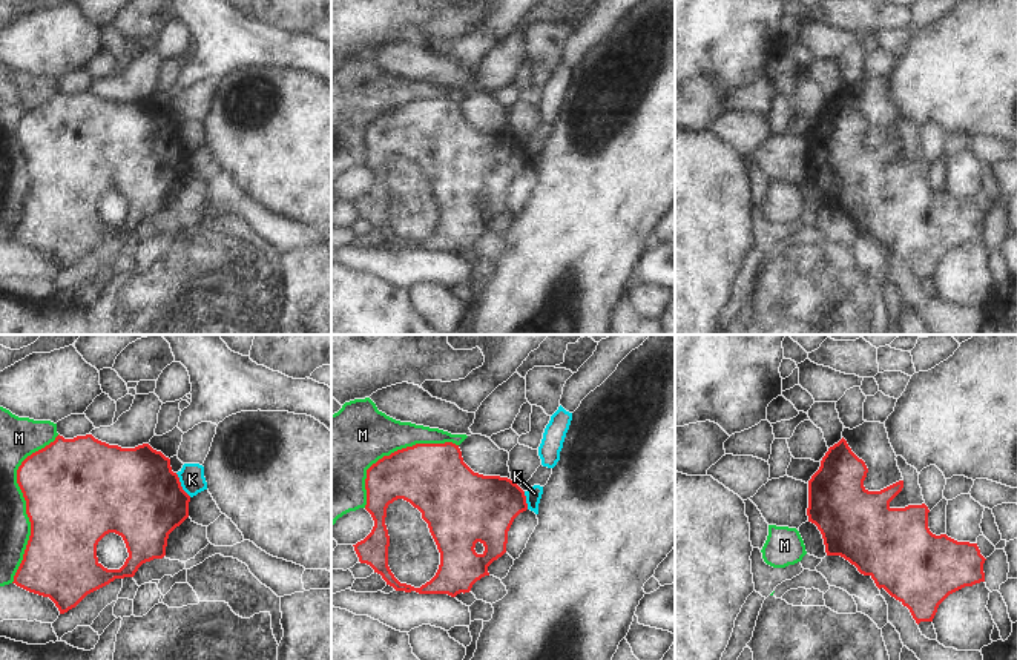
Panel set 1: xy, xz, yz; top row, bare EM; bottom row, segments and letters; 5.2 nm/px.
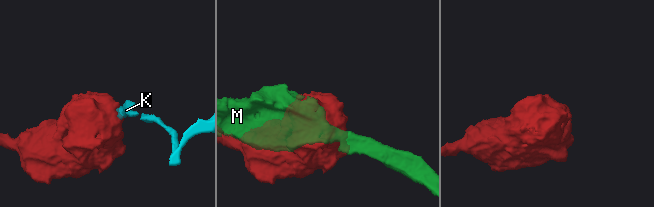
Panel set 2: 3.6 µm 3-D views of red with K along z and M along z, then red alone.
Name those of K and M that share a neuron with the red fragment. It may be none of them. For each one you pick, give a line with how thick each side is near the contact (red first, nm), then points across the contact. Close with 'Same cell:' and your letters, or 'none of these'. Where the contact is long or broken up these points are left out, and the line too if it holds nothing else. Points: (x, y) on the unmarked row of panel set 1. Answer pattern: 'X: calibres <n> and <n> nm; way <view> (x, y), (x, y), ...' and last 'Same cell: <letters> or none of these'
Same cell: none of these

